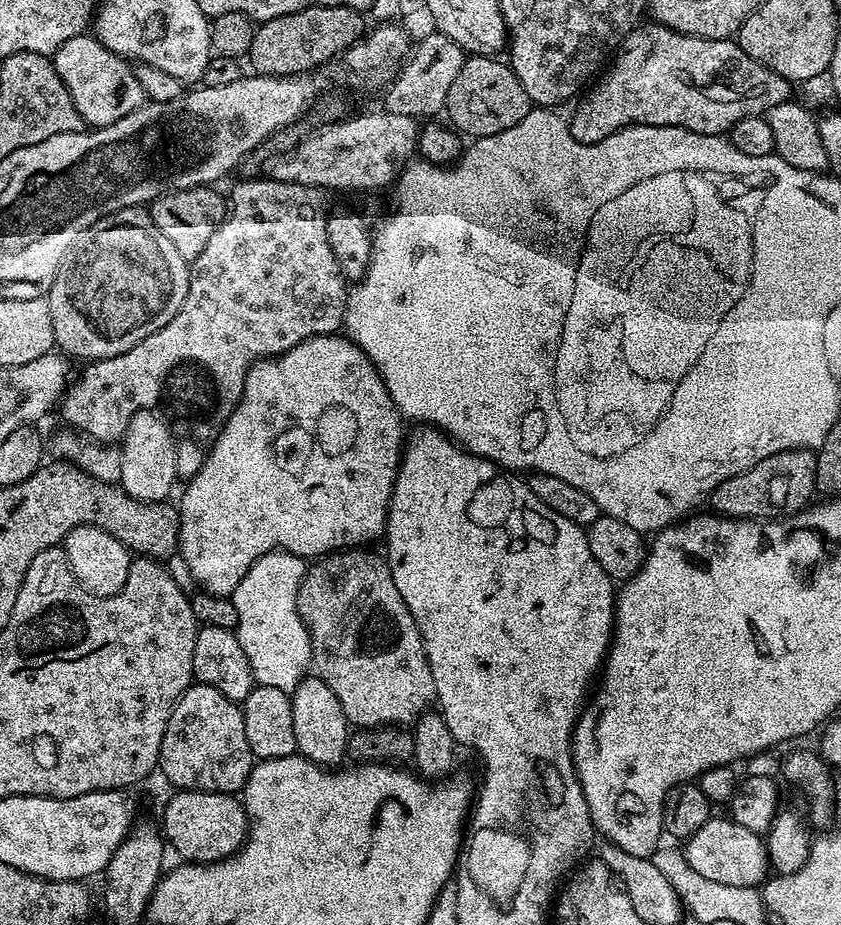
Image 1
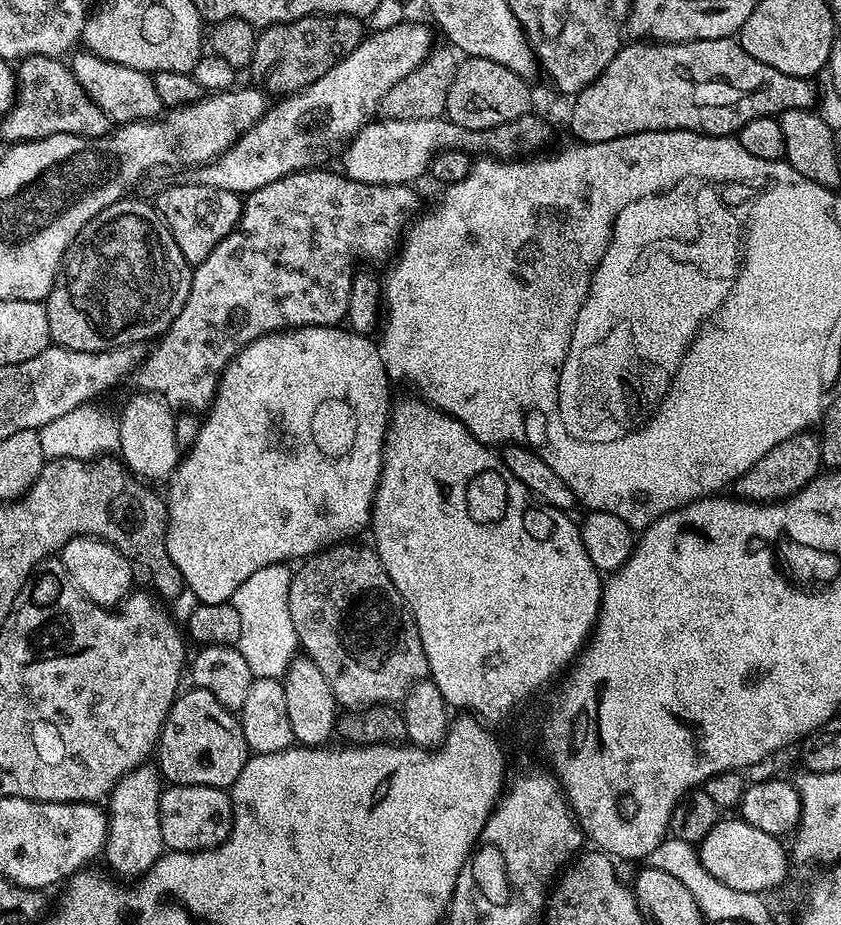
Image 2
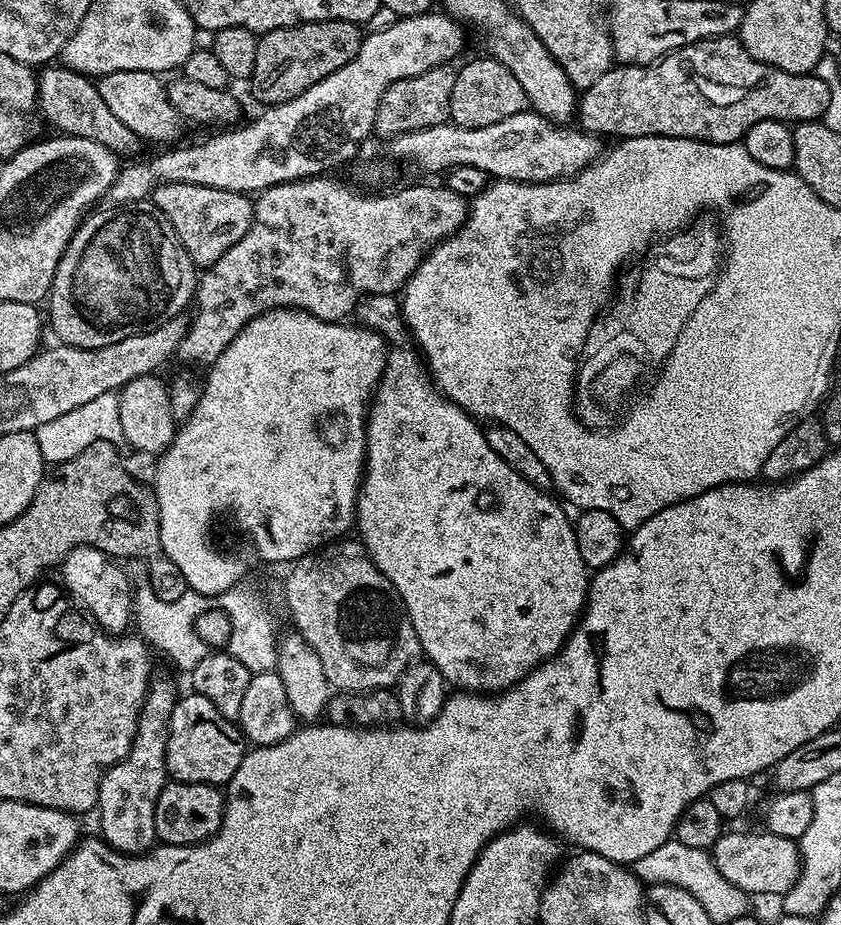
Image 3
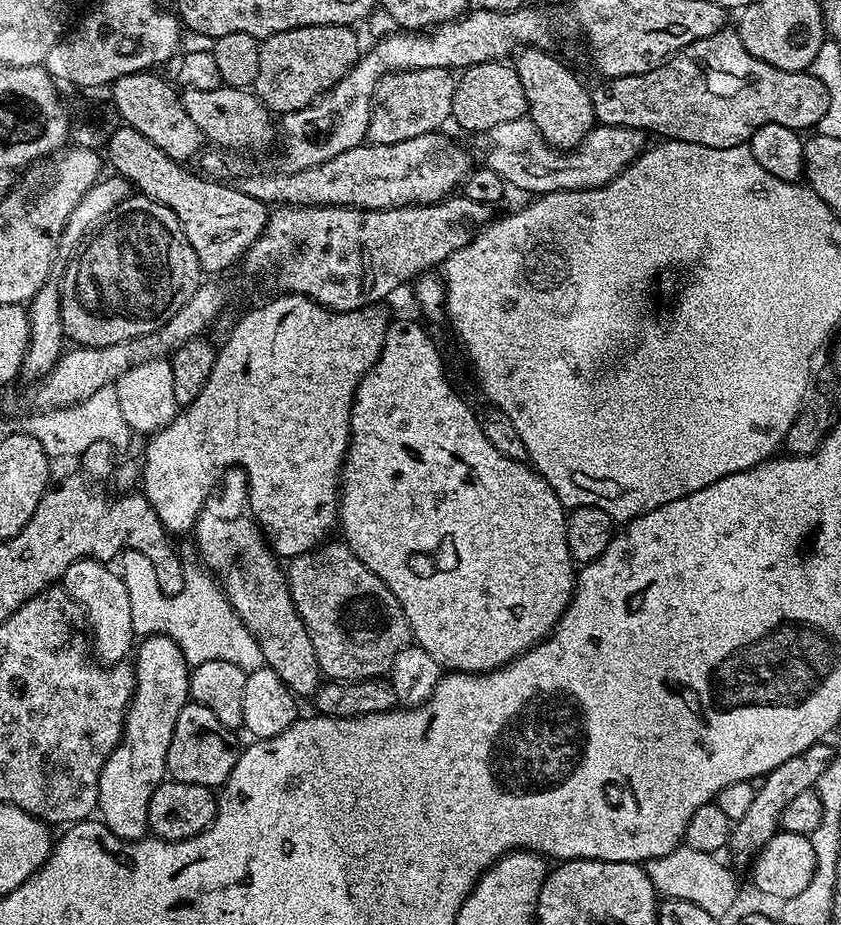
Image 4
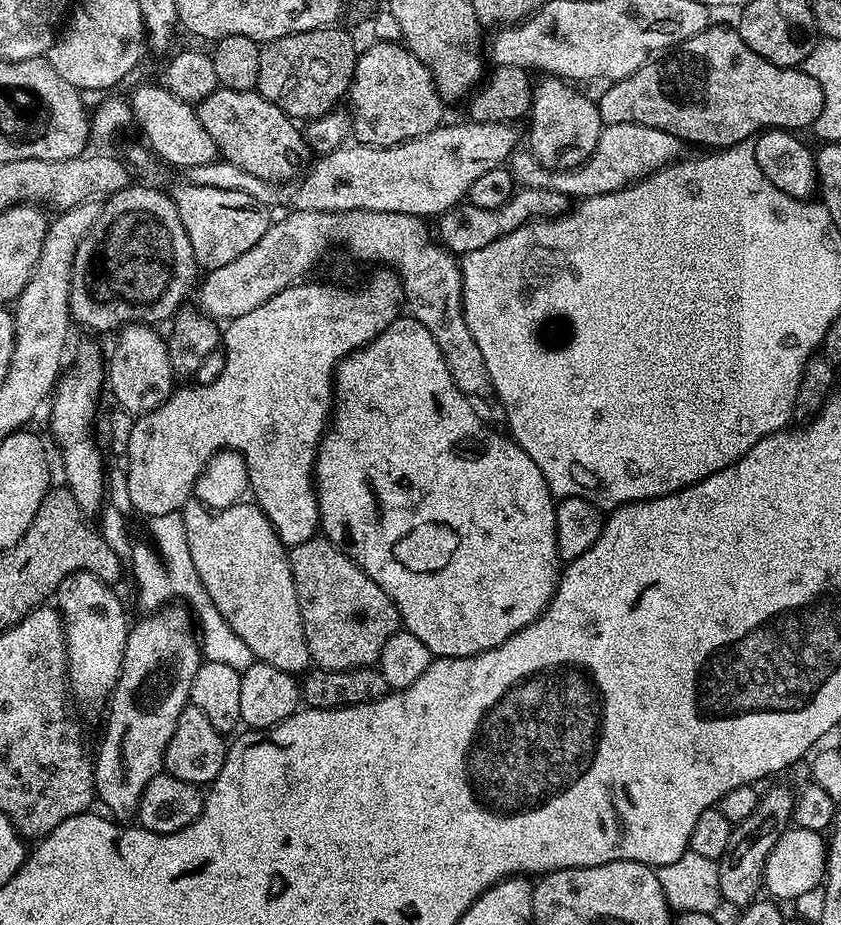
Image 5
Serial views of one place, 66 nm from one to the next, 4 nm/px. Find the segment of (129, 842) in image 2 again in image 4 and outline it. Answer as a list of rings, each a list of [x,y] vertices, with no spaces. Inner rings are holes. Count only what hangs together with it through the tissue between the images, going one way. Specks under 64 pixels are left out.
[[[146,636],[139,641],[135,649],[134,667],[136,685],[132,691],[132,700],[128,703],[128,712],[124,715],[124,737],[120,745],[108,755],[98,778],[98,816],[118,838],[123,840],[142,840],[149,835],[148,807],[154,790],[163,784],[168,776],[166,754],[170,750],[170,738],[174,738],[174,722],[182,714],[182,706],[189,703],[188,674],[190,666],[182,658],[182,650],[169,636]]]

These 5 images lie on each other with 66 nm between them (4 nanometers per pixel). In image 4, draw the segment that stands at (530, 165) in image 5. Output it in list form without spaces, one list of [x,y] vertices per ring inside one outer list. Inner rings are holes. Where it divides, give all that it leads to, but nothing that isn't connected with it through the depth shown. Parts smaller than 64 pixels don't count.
[[[527,118],[494,126],[486,133],[486,140],[488,149],[484,152],[483,163],[501,176],[505,185],[512,187],[513,184],[524,192],[532,192],[528,194],[600,188],[619,176],[620,171],[646,147],[645,133],[639,128],[597,123],[577,148],[550,148],[535,122]]]

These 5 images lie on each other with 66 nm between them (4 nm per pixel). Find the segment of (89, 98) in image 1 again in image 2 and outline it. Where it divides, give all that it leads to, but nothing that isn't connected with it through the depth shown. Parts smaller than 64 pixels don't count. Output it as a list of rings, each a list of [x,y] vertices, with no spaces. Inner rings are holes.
[[[87,50],[73,51],[70,56],[70,67],[74,78],[78,78],[82,90],[86,90],[89,98],[113,122],[151,121],[161,115],[162,102],[158,98],[158,90],[154,86],[152,76],[149,73],[139,72],[130,66],[106,62]]]

